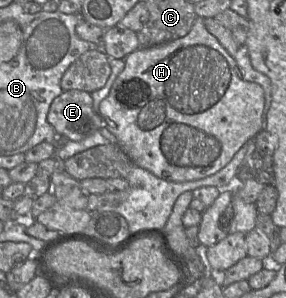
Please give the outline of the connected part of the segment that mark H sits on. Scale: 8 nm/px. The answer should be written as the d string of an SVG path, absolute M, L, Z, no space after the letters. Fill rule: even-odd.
M197 16L186 36L163 45L137 49L124 61L124 70L115 80L108 96L99 105L102 126L116 136L117 145L127 154L133 164L150 171L157 177L173 182L188 182L209 177L224 168L244 144L253 140L260 131L264 130L265 97L263 88L257 83L243 78L234 58L228 54L216 37L207 31L204 18Z

